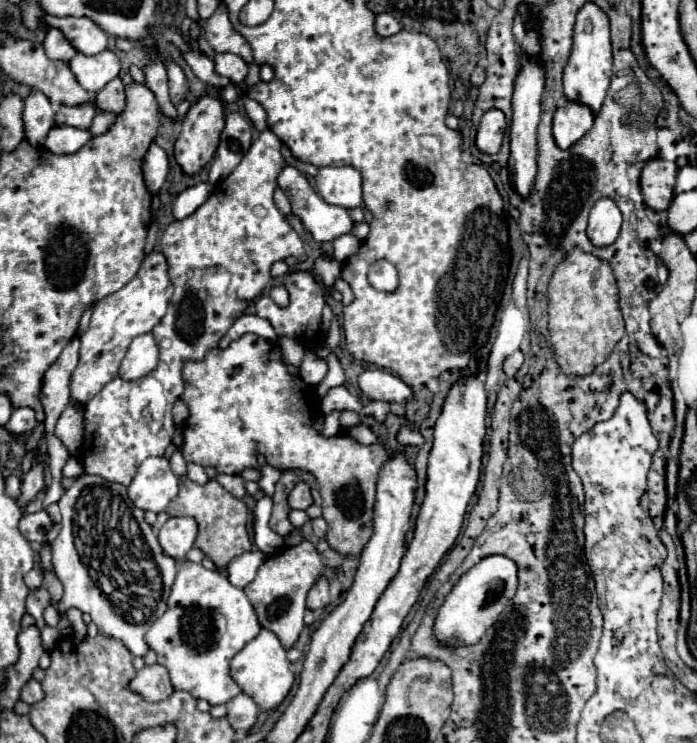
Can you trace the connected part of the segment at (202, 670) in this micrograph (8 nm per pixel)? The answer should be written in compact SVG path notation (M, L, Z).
M184 560L176 574L168 610L146 634L146 644L158 654L174 690L190 692L210 704L226 704L242 690L230 676L230 660L260 632L258 616L244 590L232 586L220 572Z

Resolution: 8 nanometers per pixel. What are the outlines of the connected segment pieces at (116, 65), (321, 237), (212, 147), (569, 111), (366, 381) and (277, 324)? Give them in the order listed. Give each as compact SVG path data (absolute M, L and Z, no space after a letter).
M104 50L94 58L86 58L84 54L76 54L70 60L70 70L74 72L80 86L88 92L100 92L110 80L114 80L120 72L120 60L114 52Z
M284 164L282 172L278 174L278 186L286 192L286 196L290 198L290 204L292 204L292 214L300 218L300 222L304 224L306 232L312 234L312 238L322 244L322 242L332 242L336 240L338 236L342 234L348 234L352 230L352 220L348 216L348 210L340 208L340 206L332 206L332 204L326 204L314 190L312 186L308 184L306 176L296 170L294 166L290 164Z
M204 96L190 106L184 122L180 124L180 134L174 146L174 158L182 166L184 174L188 176L198 174L214 158L222 126L224 126L224 108L222 100L218 100L216 96Z
M566 98L560 100L558 110L554 112L554 124L552 124L556 146L562 150L574 146L592 128L592 122L594 122L594 116L588 106L570 102Z
M368 368L360 372L358 386L362 394L368 396L370 400L384 400L384 402L412 400L412 390L398 376L380 368Z
M292 272L284 278L284 286L290 292L290 308L278 308L270 296L262 296L256 300L256 314L260 318L266 318L278 336L288 336L288 338L308 338L310 334L316 334L322 318L322 308L324 308L324 296L316 280L308 272Z

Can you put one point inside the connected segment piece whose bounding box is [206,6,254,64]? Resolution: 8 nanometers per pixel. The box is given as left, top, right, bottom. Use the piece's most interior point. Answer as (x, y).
(220, 34)

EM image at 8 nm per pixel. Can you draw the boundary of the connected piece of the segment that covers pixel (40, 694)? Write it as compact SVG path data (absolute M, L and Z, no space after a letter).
M28 680L20 692L20 700L24 700L26 704L34 704L34 702L40 702L44 698L44 690L40 686L40 682L36 680Z

